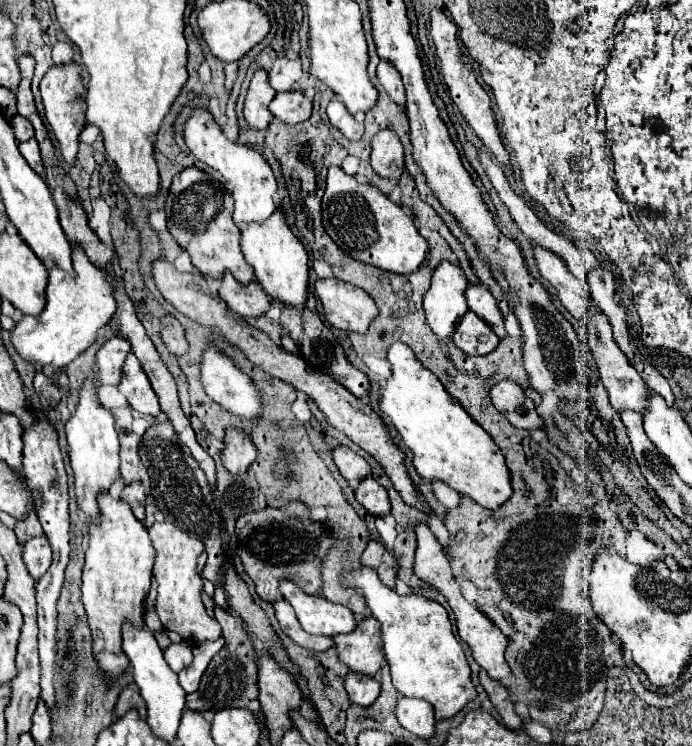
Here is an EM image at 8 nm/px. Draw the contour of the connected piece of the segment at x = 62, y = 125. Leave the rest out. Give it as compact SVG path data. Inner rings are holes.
M75 62L69 64L61 64L61 66L51 66L49 72L43 76L41 80L41 96L43 96L43 104L45 104L45 116L51 124L51 130L55 132L63 158L67 162L73 162L73 158L77 156L77 140L79 134L85 126L85 108L81 108L81 104L77 104L77 96L81 96L81 92L85 92L83 86L83 74L81 74L81 66Z

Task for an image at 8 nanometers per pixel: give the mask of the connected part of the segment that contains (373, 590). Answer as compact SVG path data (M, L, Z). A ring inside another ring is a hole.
M355 568L341 576L345 586L361 590L373 616L381 622L381 638L387 664L391 666L393 686L405 698L419 698L435 708L437 720L453 718L467 702L477 698L471 670L459 640L455 640L447 610L419 594L399 596L387 588L373 568Z

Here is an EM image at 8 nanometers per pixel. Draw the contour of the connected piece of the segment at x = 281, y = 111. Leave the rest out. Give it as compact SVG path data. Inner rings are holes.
M289 90L289 92L279 92L273 102L269 104L269 110L273 116L285 120L287 124L299 124L303 120L309 120L311 116L311 100L299 92L299 90Z

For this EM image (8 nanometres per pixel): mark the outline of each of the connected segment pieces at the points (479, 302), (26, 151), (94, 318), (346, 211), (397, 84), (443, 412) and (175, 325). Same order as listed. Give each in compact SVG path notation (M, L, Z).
M483 284L469 286L465 292L465 298L467 298L469 310L473 310L483 322L487 322L499 338L507 336L507 332L503 328L503 314L499 310L499 304Z
M27 140L27 142L21 142L19 144L19 150L23 154L23 158L29 162L29 166L41 176L45 178L45 172L43 172L43 162L41 162L41 156L39 156L39 146L37 146L37 140Z
M71 244L73 256L73 276L61 272L55 264L49 268L49 286L47 286L47 306L39 316L23 316L11 332L11 340L23 360L31 364L53 364L63 368L85 352L93 342L97 332L107 326L117 310L113 300L113 280L111 274L103 268L97 268L77 244Z
M339 166L329 168L323 196L323 226L333 242L351 258L389 272L415 272L429 250L427 240L415 228L413 218L407 216L399 204L391 202L379 188L357 182L355 176L345 174Z
M379 60L377 78L379 78L381 86L387 90L387 94L389 94L399 106L405 106L405 90L403 90L401 74L397 72L397 68L393 68L393 64L389 64L389 60Z
M395 342L387 354L393 374L381 392L381 412L401 434L413 454L413 466L427 480L441 480L461 496L469 496L489 510L501 508L513 494L503 452L493 438L451 398L439 378L427 370L403 342Z
M165 316L163 318L163 330L161 330L161 338L167 346L167 350L175 356L181 356L189 350L189 344L185 340L185 328L179 324L177 318L173 316Z

